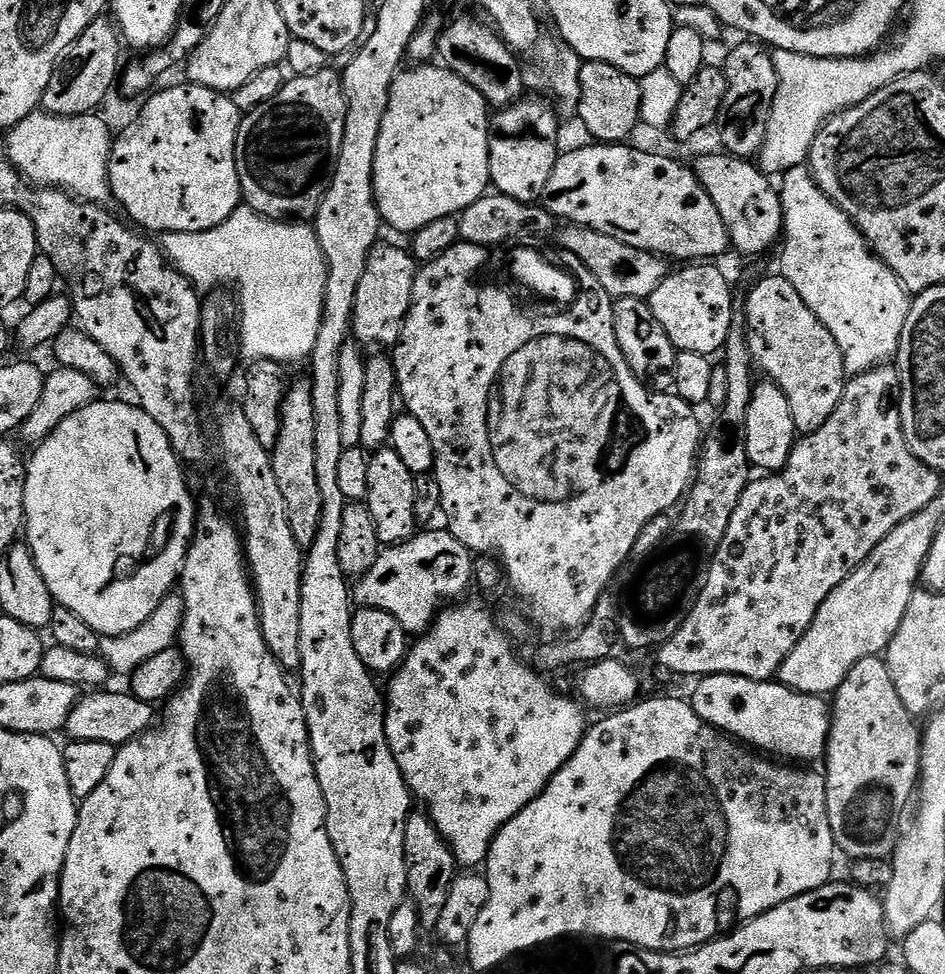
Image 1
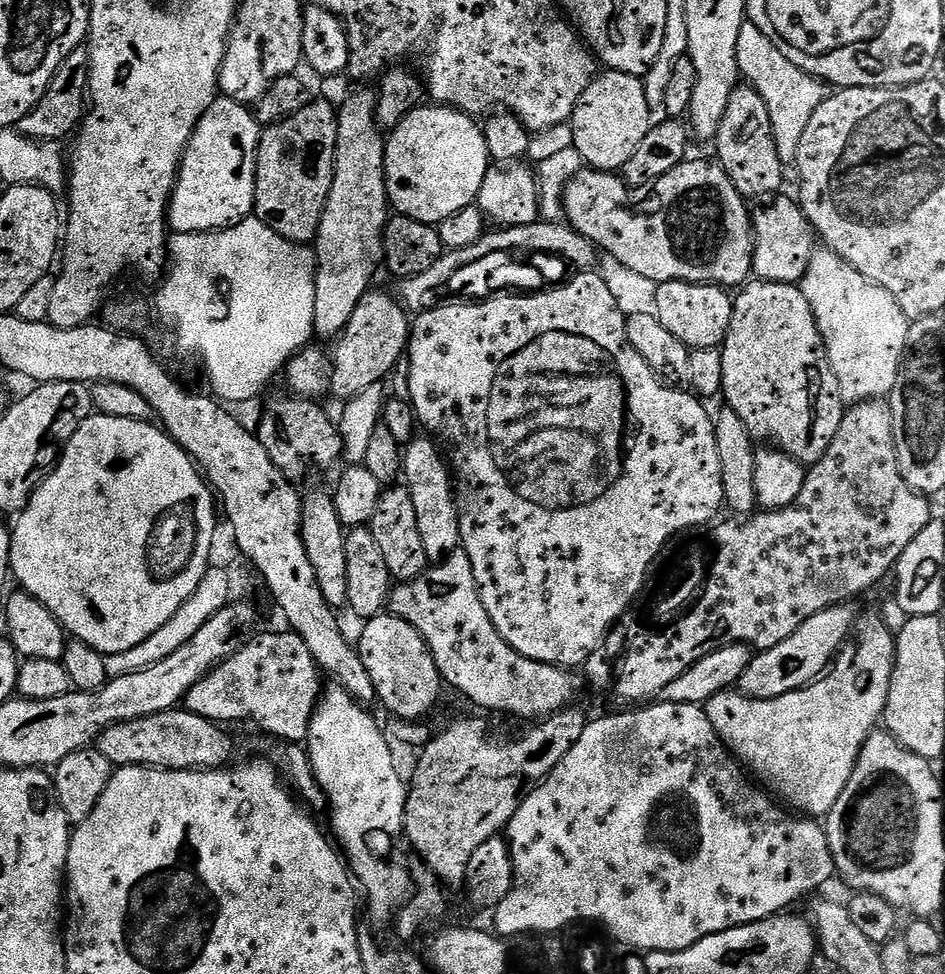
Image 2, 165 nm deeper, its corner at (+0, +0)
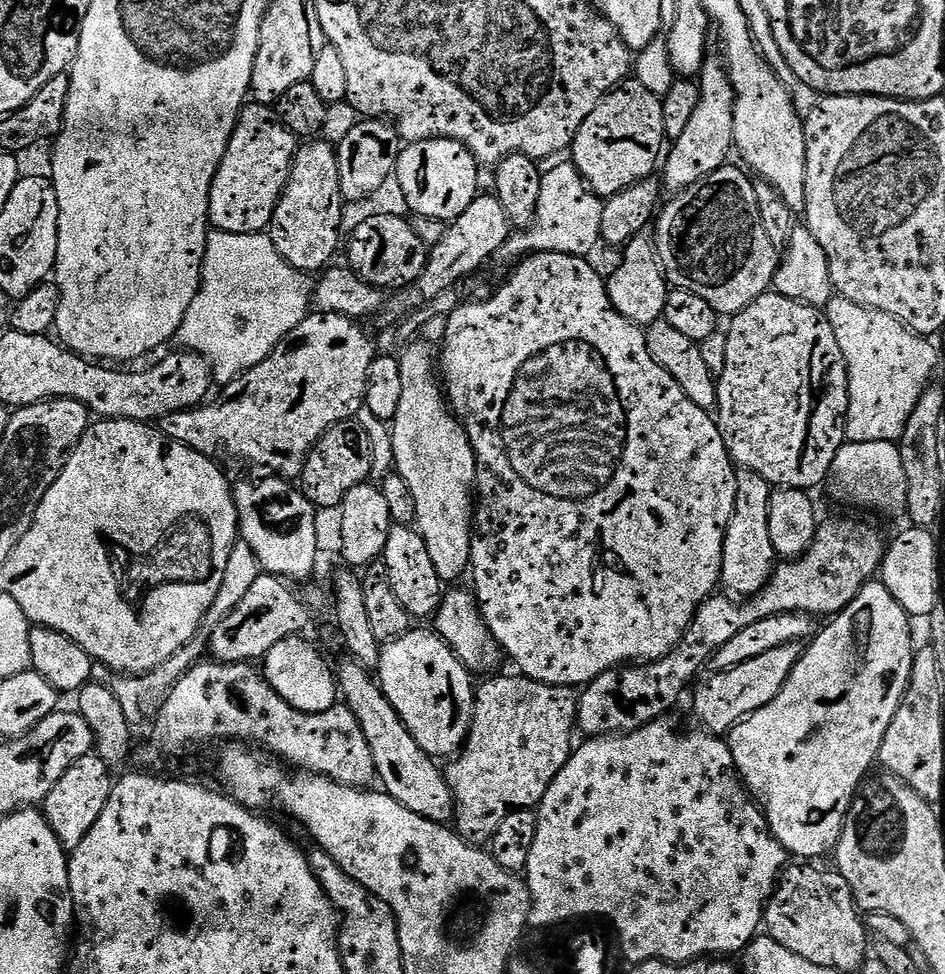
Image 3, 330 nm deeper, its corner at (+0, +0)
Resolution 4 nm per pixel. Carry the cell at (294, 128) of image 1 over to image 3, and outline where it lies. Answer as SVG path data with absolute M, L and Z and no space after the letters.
M312 138L301 143L292 160L292 172L288 175L288 184L284 187L284 195L280 197L278 206L272 215L270 235L274 246L300 272L319 273L333 263L336 251L341 251L340 227L344 224L344 208L346 201L339 186L339 158L337 149L323 138Z

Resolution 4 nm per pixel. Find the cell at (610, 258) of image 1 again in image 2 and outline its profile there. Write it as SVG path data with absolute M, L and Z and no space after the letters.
M541 218L526 226L485 231L483 238L478 242L474 242L474 246L462 246L461 248L445 251L444 255L438 258L438 262L434 262L434 266L430 266L430 270L422 270L422 274L414 274L413 276L397 279L395 281L396 289L394 289L394 295L409 313L419 314L426 312L429 308L437 307L436 291L439 288L446 287L463 268L464 271L471 269L477 258L486 257L488 253L494 250L519 249L525 249L530 254L539 254L540 256L557 256L559 260L567 262L571 267L573 264L573 269L576 270L591 269L598 260L596 245L590 243L582 234L578 234L571 224Z

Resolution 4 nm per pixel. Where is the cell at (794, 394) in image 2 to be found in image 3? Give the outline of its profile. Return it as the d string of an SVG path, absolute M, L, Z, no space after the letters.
M769 290L759 296L753 304L746 306L737 316L731 317L729 328L726 328L728 341L726 342L726 370L718 378L716 385L716 408L720 433L724 445L733 461L741 469L760 474L771 486L777 489L798 488L801 490L818 489L825 483L828 471L834 456L846 441L846 421L848 418L848 363L842 354L842 346L838 346L838 338L834 334L834 326L828 321L827 315L821 309L812 307L811 304L800 304L780 295L775 290Z

